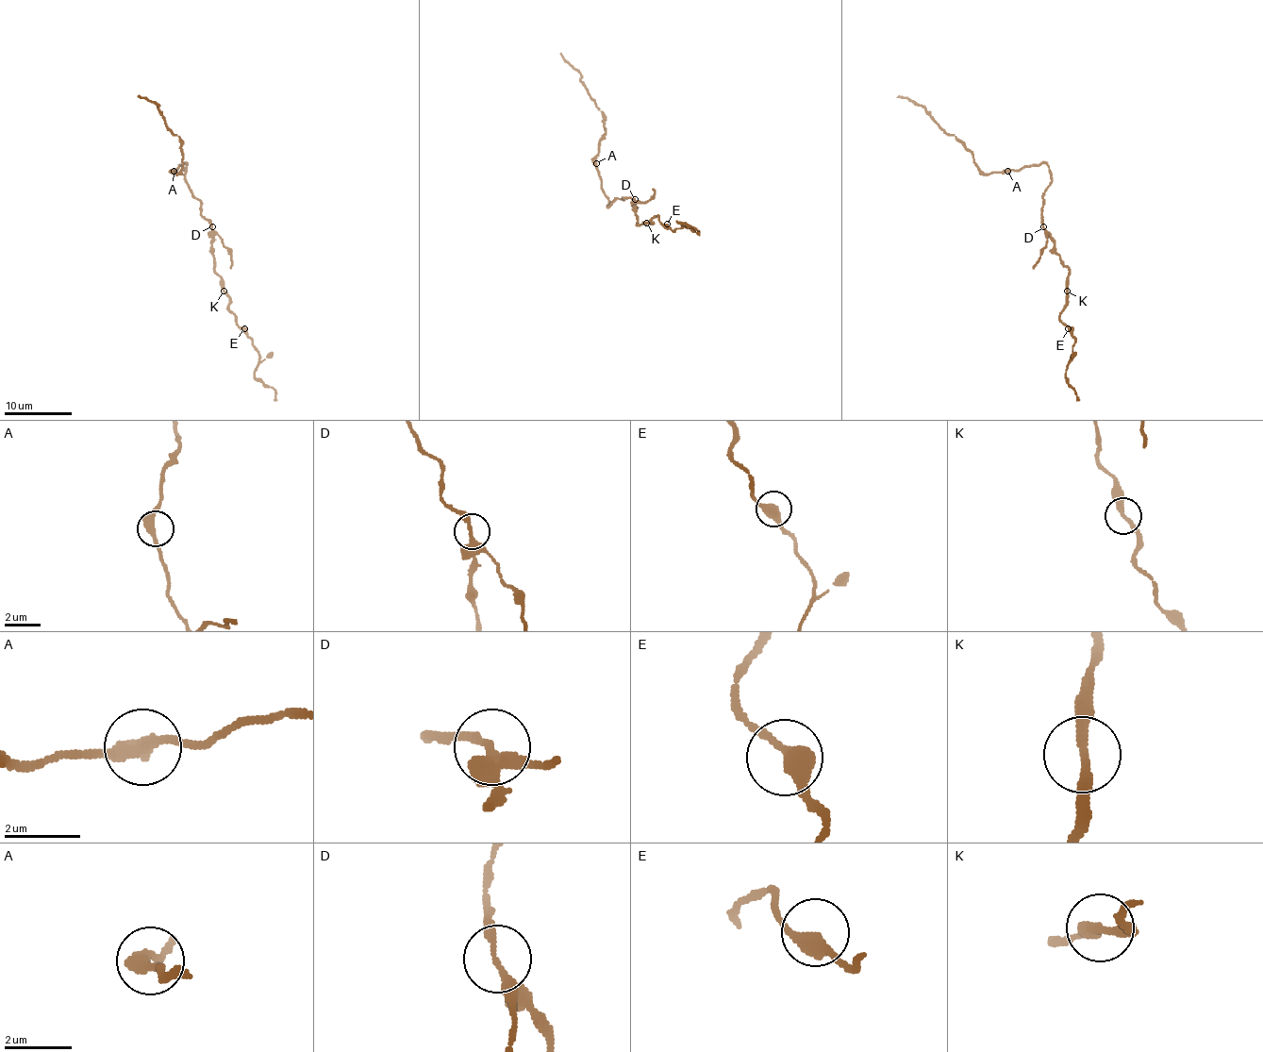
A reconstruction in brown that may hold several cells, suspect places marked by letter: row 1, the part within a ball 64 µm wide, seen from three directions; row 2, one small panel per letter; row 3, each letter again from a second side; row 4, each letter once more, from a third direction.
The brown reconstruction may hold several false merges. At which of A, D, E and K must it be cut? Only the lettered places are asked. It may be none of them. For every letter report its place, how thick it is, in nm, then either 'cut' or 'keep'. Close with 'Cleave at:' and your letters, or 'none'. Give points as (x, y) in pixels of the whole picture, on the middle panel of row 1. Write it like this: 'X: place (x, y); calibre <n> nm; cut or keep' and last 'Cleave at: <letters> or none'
A: place (596, 163); calibre 400 nm; keep
D: place (635, 199); calibre 220 nm; cut
E: place (667, 224); calibre 420 nm; keep
K: place (646, 223); calibre 240 nm; keep
Cleave at: D

